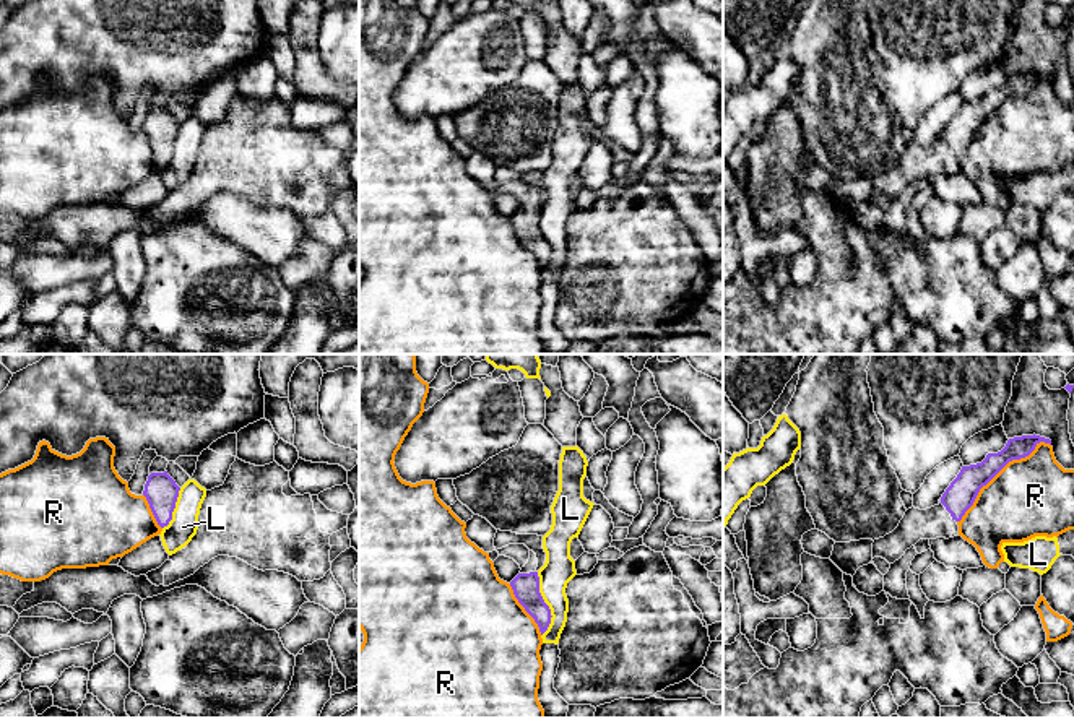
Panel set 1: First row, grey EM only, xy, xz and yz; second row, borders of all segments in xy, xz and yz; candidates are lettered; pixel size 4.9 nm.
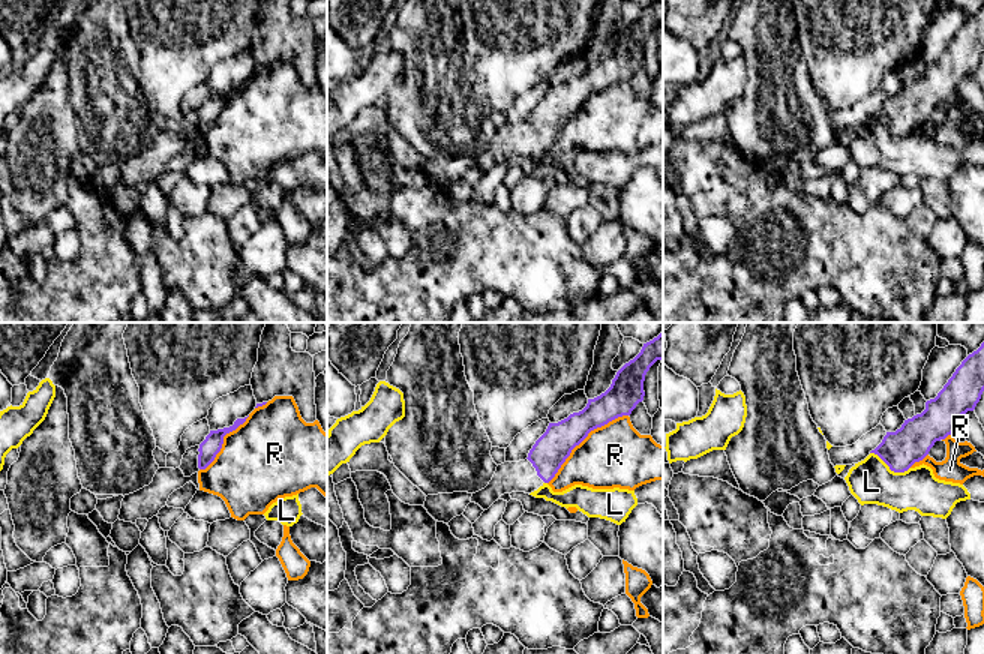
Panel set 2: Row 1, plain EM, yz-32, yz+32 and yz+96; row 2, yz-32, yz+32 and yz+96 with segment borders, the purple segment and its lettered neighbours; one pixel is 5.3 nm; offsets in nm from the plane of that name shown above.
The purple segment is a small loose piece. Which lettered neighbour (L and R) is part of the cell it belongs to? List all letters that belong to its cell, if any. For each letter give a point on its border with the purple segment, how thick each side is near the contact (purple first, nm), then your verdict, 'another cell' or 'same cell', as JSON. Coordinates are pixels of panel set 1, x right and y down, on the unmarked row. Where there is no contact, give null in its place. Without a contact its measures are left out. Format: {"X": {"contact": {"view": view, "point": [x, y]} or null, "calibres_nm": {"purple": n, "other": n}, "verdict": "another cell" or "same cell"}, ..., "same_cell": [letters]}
{"L": {"contact": {"view": "xz", "point": [546, 241]}, "calibres_nm": {"purple": 130, "other": 160}, "verdict": "another cell"}, "R": {"contact": {"view": "yz", "point": [998, 108]}, "calibres_nm": {"purple": 150, "other": 400}, "verdict": "another cell"}, "same_cell": []}

